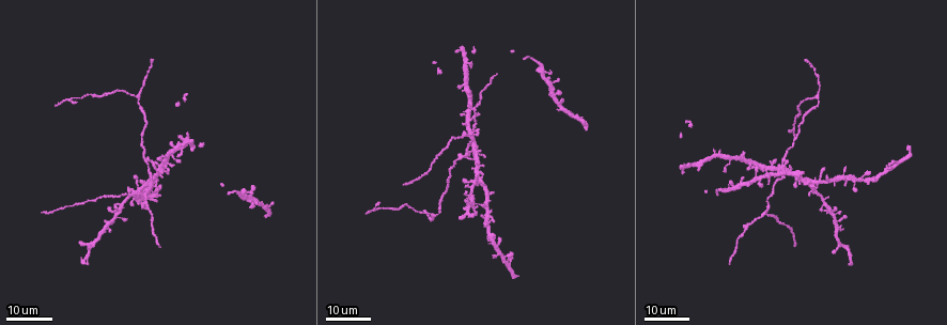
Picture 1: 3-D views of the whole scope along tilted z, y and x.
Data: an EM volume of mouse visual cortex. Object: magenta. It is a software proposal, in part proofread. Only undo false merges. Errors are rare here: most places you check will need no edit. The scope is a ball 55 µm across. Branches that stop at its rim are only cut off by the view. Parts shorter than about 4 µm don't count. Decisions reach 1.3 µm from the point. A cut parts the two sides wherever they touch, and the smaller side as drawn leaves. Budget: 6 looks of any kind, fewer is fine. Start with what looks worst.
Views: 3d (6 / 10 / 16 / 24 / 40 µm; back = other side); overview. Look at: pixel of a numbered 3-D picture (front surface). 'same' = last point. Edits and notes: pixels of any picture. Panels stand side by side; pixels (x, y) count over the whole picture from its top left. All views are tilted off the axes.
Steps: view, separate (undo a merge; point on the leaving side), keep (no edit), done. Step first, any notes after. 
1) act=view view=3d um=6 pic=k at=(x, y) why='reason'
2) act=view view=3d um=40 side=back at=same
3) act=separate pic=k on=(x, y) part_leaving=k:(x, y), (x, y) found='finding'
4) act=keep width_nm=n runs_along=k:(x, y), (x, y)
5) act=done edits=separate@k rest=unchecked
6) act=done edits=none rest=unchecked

act=view view=3d um=16 pic=1 at=(151, 162) why='four arms meet'

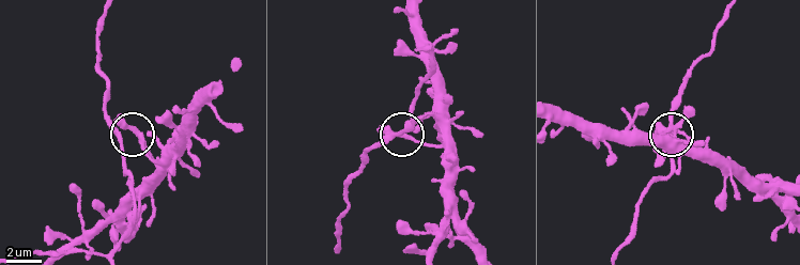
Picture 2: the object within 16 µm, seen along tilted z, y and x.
act=view view=3d um=6 pic=2 at=(404, 137)

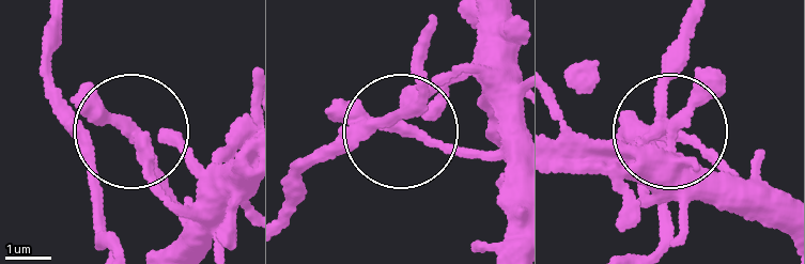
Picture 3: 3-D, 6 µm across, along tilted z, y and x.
act=keep found='continuous, no second neuron'

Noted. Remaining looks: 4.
act=view view=3d um=16 pic=1 at=(145, 196) why='a fork'

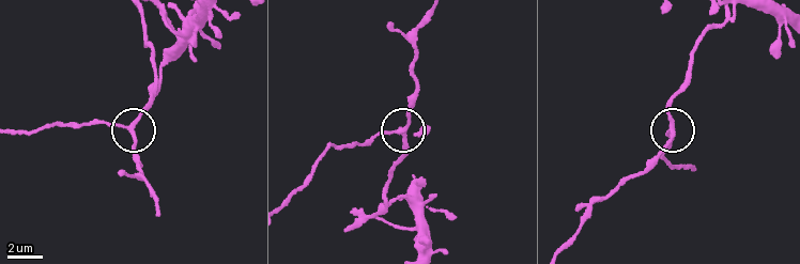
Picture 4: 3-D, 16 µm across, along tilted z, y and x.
act=view view=3d um=6 pic=4 at=(398, 130)

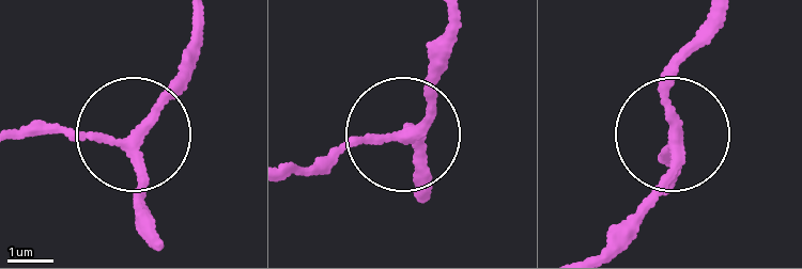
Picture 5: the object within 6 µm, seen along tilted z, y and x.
act=keep runs_along=5:(428, 200), (409, 130), (449, 64) found='all the same neuron'

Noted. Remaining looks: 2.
act=view view=3d um=24 pic=1 at=(467, 85) why='three-way junction'

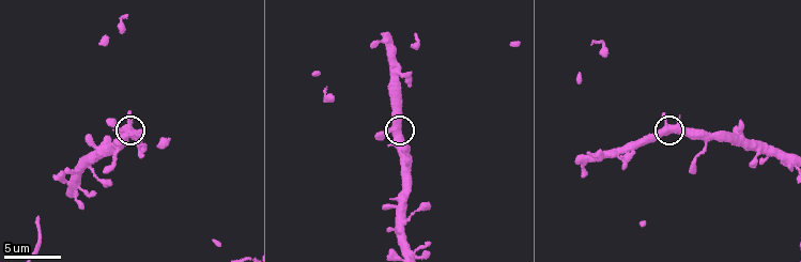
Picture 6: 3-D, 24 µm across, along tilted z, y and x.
act=view view=3d um=6 pic=6 at=(667, 124)

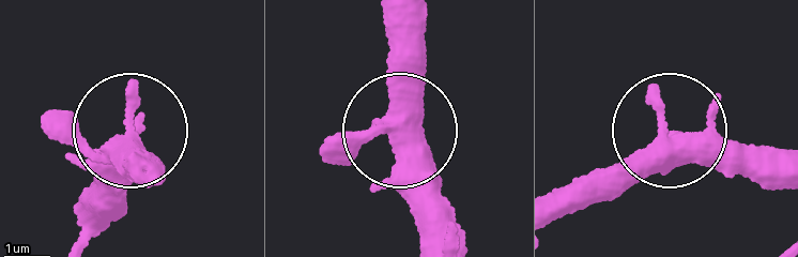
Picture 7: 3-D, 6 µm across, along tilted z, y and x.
act=keep found='all the same neuron'

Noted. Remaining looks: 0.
act=done edits=none rest=unchecked

